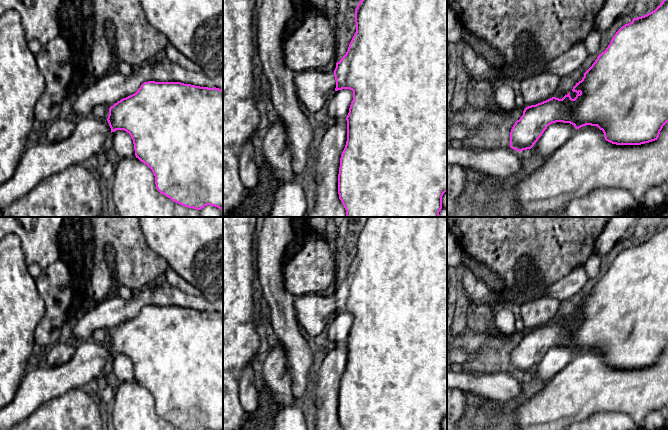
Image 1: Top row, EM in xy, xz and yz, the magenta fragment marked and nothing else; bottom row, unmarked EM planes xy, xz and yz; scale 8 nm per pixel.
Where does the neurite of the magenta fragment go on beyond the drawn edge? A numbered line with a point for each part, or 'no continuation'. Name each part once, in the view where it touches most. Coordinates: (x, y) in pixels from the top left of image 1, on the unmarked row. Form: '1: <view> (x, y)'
1: xz (313, 312)

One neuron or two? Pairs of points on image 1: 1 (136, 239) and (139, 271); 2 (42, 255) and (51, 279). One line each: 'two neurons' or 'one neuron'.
1: one neuron
2: two neurons

